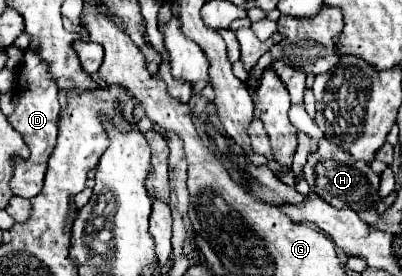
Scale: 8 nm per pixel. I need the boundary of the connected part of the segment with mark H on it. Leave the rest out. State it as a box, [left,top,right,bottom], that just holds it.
[304,139,382,213]

